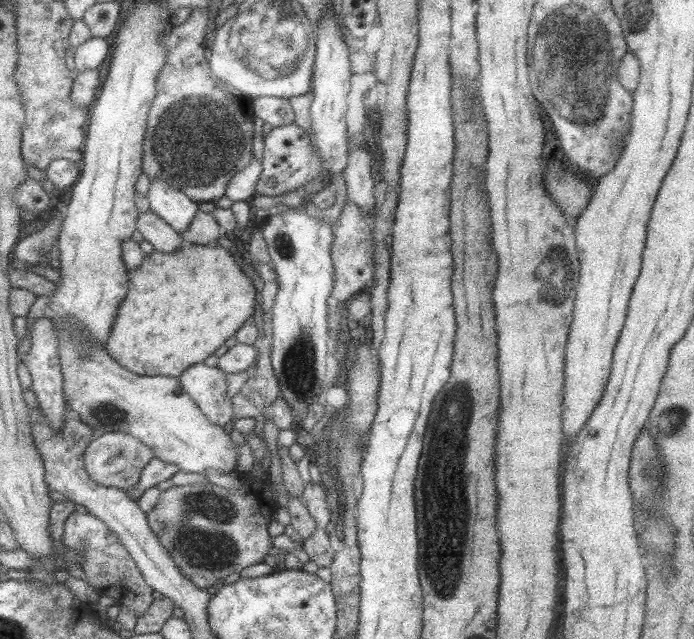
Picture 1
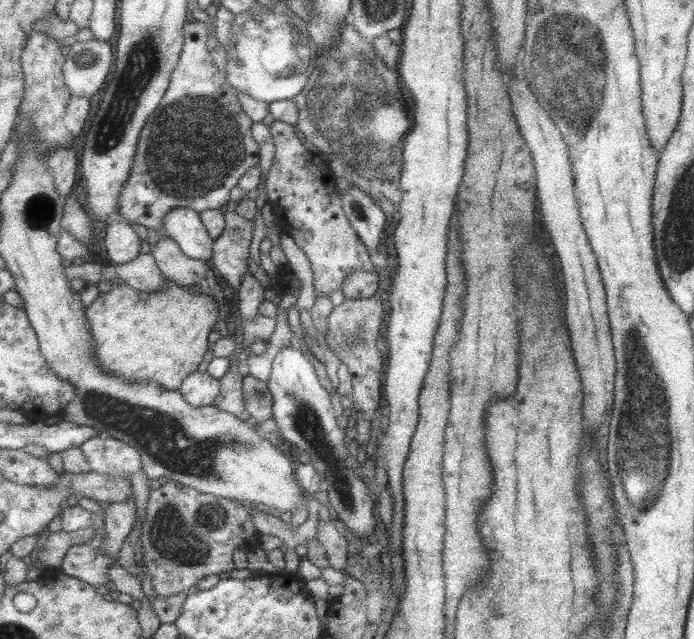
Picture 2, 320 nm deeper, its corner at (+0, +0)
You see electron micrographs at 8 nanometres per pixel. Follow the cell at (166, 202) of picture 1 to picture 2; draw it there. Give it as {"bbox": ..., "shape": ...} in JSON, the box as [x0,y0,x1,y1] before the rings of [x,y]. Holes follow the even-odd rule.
{"bbox":[162,208,214,263],"shape":[[[172,208],[163,218],[162,234],[175,241],[187,258],[209,263],[214,241],[203,228],[198,213],[191,208]]]}

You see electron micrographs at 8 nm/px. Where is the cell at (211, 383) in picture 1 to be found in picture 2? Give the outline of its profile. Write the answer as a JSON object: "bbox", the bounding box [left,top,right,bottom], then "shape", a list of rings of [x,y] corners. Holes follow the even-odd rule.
{"bbox":[178,372,219,407],"shape":[[[191,372],[185,377],[178,388],[187,404],[203,407],[212,404],[219,392],[219,381],[211,378],[207,372]]]}

